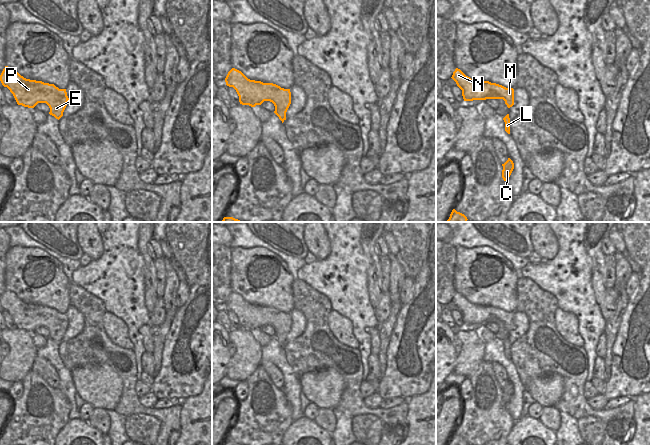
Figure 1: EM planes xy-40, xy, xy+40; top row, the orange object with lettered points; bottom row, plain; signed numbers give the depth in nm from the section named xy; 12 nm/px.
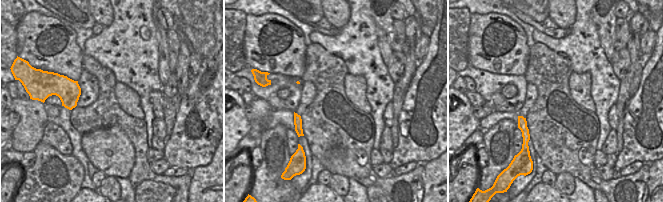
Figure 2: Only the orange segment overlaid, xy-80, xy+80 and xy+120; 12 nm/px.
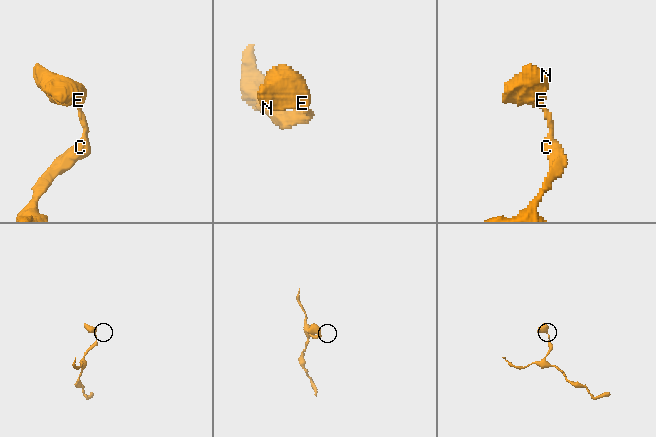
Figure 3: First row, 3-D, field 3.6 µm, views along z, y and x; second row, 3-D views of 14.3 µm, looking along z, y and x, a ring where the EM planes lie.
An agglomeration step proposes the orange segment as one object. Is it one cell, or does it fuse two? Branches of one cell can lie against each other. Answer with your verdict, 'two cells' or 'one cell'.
one cell

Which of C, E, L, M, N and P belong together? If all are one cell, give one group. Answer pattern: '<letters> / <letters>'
C E L M N P

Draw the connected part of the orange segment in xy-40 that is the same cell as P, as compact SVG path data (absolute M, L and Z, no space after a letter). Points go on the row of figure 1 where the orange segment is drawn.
M8 66L3 69L0 81L10 90L18 105L34 108L38 103L46 103L50 108L50 115L58 120L63 116L69 100L66 89L59 89L54 84L26 79Z

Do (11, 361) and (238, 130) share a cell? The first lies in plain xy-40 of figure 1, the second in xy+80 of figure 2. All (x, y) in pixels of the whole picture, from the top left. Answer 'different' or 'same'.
different

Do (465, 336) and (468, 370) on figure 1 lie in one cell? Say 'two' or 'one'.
one

